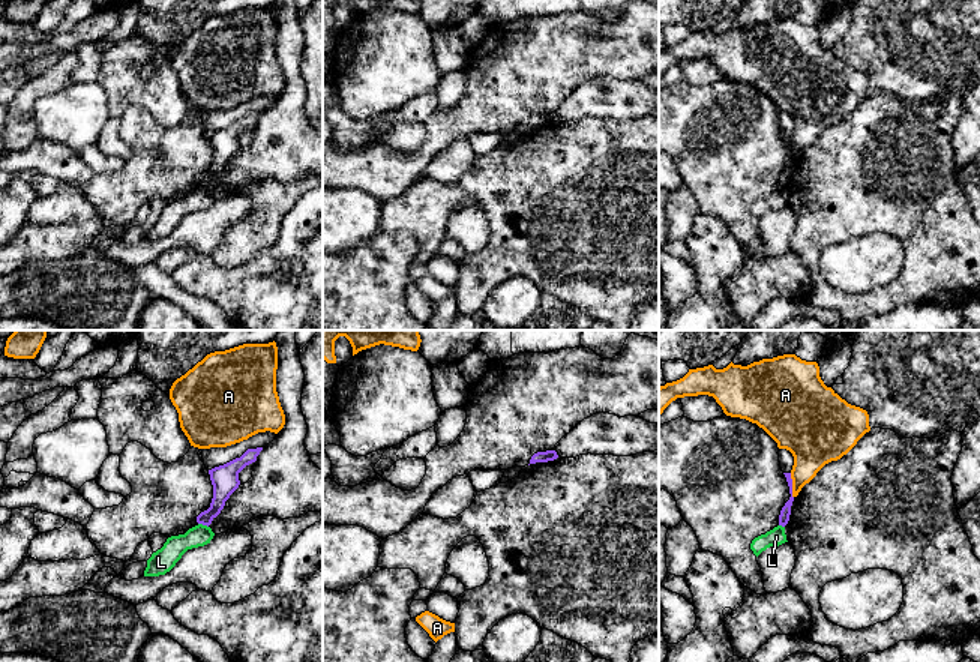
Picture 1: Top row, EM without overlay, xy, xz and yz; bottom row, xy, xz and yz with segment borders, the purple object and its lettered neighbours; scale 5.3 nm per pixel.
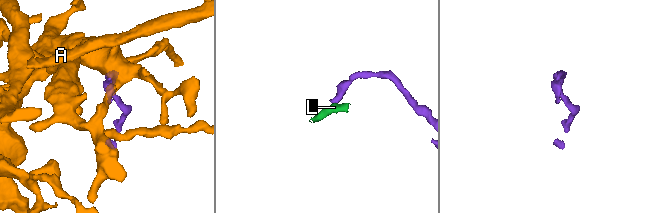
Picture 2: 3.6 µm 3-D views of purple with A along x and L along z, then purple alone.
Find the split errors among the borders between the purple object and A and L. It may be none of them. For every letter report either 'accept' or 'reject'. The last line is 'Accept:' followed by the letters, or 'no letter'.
A: reject
L: reject
Accept: no letter

